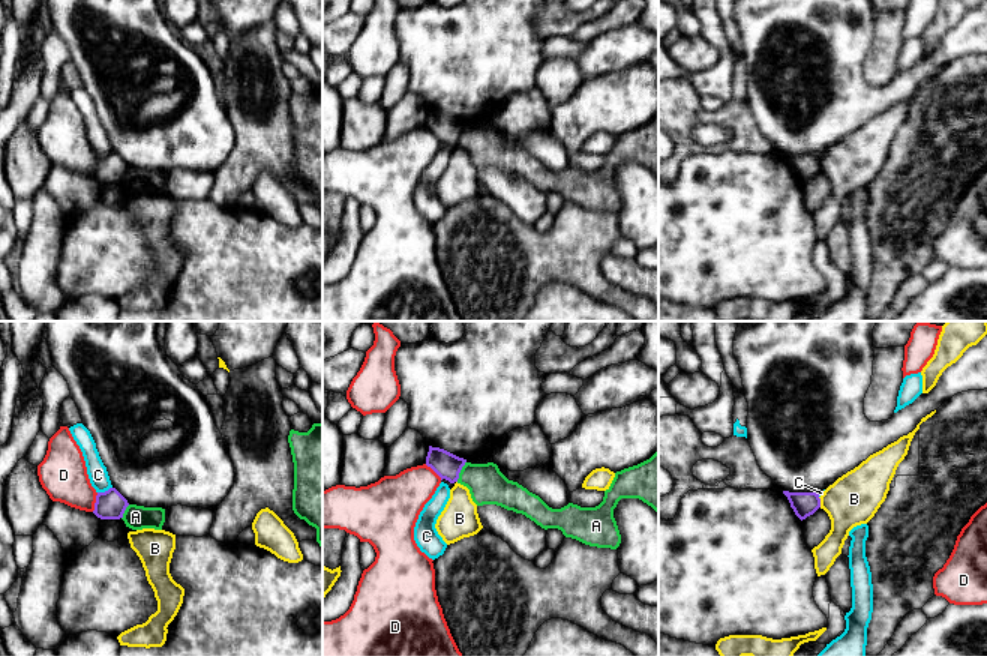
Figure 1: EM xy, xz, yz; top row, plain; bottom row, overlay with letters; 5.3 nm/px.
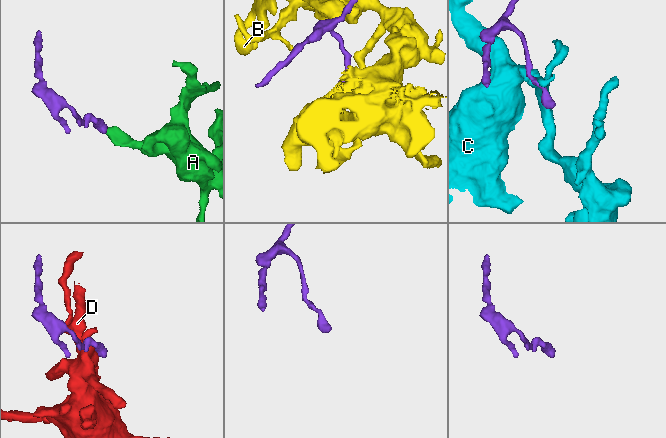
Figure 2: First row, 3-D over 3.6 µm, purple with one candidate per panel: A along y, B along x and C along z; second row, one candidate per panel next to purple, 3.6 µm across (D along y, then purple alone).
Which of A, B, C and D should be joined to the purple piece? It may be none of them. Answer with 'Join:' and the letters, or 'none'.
Join: none

